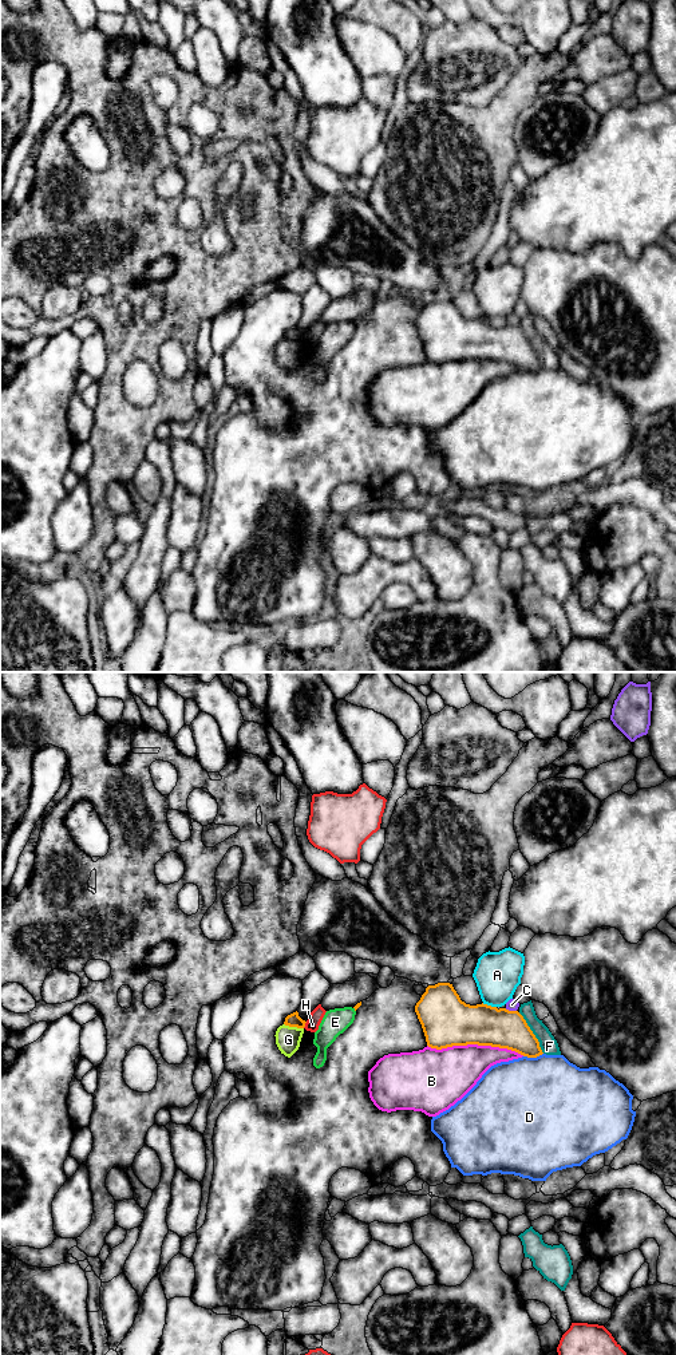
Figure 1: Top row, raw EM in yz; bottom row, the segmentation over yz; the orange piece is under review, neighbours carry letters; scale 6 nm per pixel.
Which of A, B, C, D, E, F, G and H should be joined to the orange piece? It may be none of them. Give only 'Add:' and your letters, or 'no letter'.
Add: no letter

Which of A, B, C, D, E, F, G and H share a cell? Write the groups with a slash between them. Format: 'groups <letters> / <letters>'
groups A / B / C / D / E G / F / H

